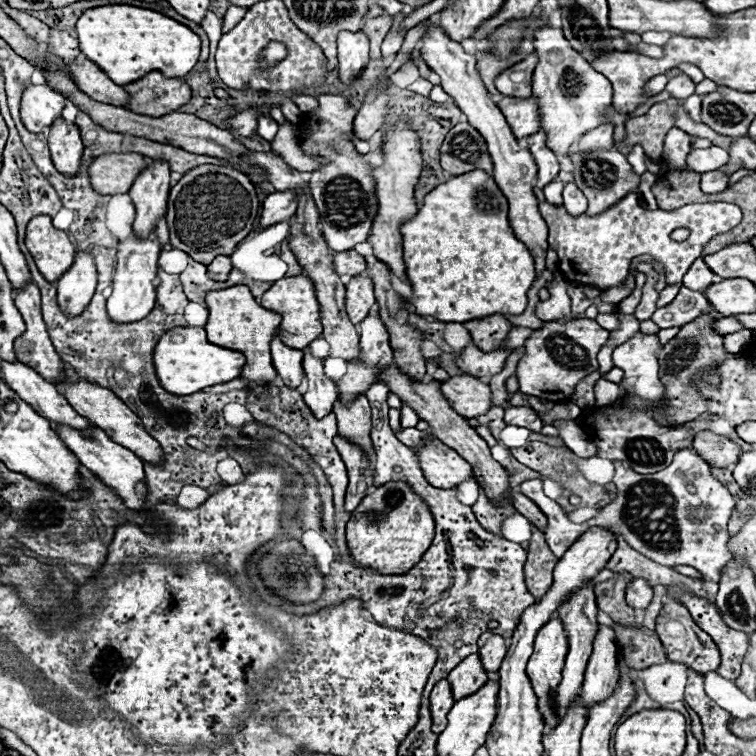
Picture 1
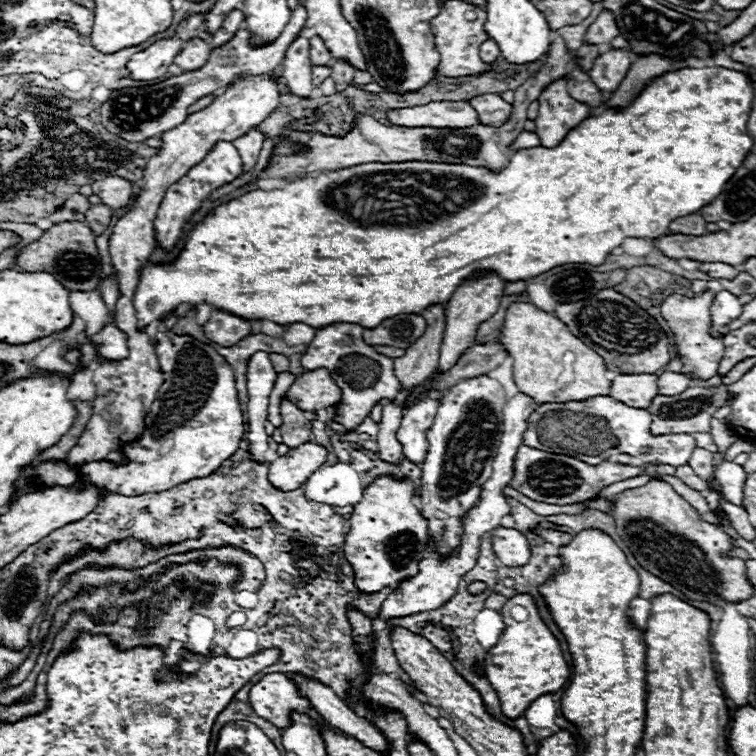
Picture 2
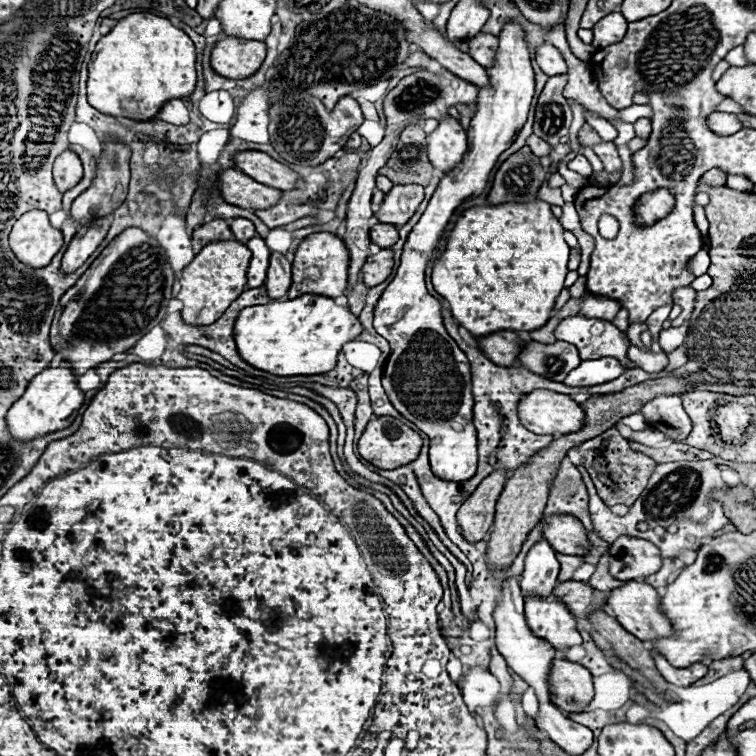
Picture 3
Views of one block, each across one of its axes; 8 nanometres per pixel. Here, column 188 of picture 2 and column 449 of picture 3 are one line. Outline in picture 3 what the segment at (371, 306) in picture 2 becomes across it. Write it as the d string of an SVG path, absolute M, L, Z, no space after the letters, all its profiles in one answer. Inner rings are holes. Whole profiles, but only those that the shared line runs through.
M536 200L526 204L506 202L498 206L476 206L464 210L454 222L444 248L434 262L432 284L436 292L450 302L452 316L458 320L458 324L468 328L472 336L486 336L496 330L530 332L548 322L554 302L564 288L568 258L570 248L564 242L564 228L552 214L550 204Z

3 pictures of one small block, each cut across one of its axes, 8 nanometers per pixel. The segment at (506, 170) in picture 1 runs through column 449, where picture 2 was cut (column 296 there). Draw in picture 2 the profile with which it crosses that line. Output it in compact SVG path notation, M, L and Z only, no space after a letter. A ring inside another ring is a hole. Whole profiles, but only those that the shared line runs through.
M298 34L298 38L288 46L286 58L282 62L282 76L288 80L288 88L298 96L310 96L312 92L312 62L310 62L310 40Z

